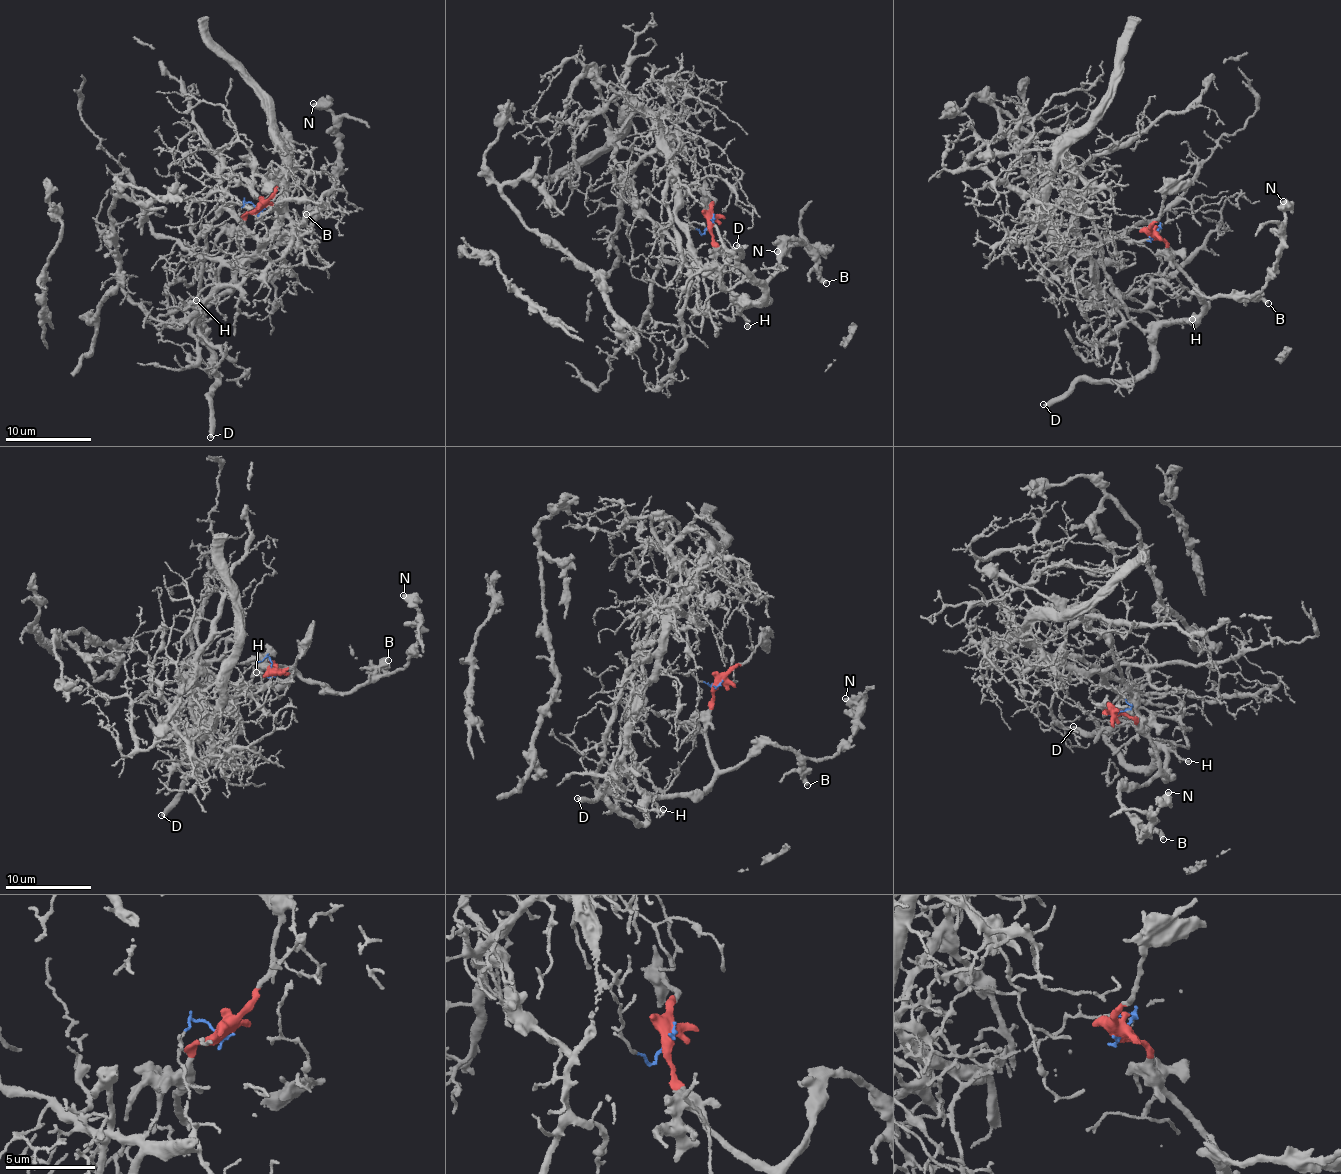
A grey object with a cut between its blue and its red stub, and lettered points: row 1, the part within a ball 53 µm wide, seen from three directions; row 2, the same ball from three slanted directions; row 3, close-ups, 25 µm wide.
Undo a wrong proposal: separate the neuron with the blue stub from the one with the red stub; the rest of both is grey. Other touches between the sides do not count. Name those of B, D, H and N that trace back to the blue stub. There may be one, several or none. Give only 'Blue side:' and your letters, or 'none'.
Blue side: none

